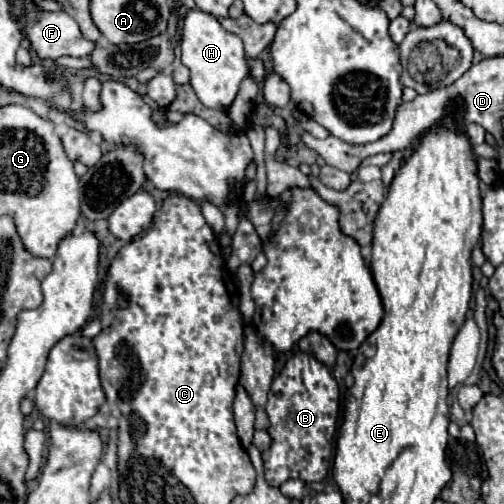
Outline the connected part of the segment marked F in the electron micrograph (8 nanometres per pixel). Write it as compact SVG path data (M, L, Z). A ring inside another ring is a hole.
M34 4L34 8L26 10L26 16L22 16L22 20L24 20L22 34L28 38L30 50L40 60L56 60L60 56L88 56L94 50L94 42L88 42L80 34L76 20L64 12L46 12Z

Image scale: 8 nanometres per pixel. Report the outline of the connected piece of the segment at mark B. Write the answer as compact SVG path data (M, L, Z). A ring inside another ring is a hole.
M298 350L286 360L280 374L272 380L266 404L272 446L262 452L262 460L266 482L270 486L280 486L290 478L300 478L304 482L324 480L334 450L336 422L340 412L338 396L340 390L336 380L312 354Z

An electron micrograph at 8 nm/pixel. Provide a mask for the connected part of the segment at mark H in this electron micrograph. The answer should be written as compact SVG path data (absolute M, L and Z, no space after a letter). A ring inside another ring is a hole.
M190 8L184 14L182 26L182 64L190 70L190 84L200 98L200 102L208 108L226 110L236 98L240 82L248 76L248 64L242 40L230 32L226 32L220 22L198 8Z

